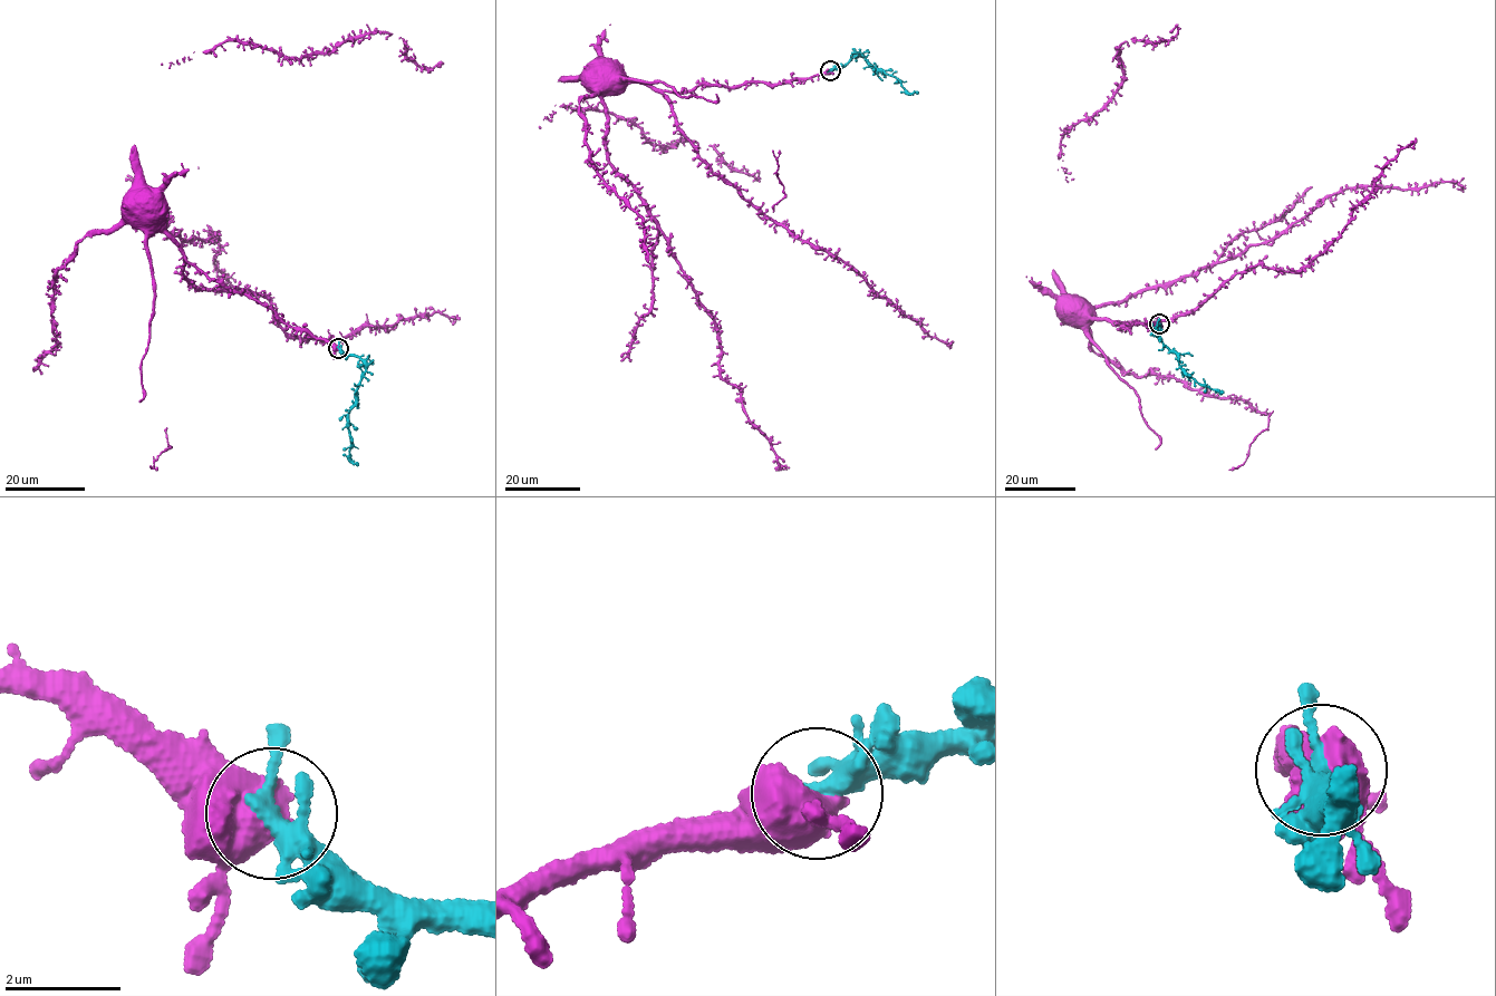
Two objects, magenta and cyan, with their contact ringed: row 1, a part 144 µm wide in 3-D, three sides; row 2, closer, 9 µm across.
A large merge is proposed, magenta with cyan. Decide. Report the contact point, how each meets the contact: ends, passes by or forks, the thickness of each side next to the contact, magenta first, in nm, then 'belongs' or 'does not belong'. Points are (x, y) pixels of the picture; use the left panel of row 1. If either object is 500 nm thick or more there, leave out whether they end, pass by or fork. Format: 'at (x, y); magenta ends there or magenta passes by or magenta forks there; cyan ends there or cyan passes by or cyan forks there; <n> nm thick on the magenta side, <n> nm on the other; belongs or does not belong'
at (338, 348); 800 nm thick on the magenta side, 240 nm on the other; belongs

